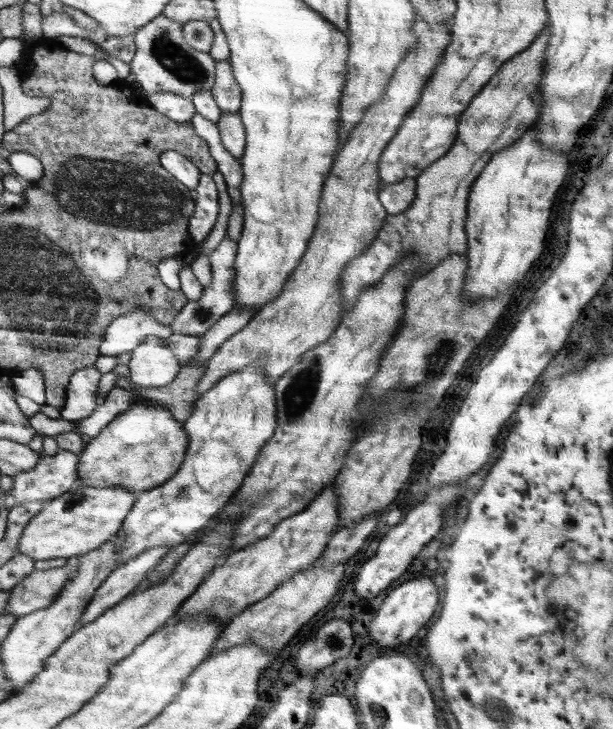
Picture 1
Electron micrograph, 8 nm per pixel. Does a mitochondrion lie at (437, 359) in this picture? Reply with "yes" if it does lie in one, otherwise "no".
yes

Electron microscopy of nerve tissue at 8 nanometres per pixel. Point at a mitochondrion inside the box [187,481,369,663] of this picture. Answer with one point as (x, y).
(261, 528)

